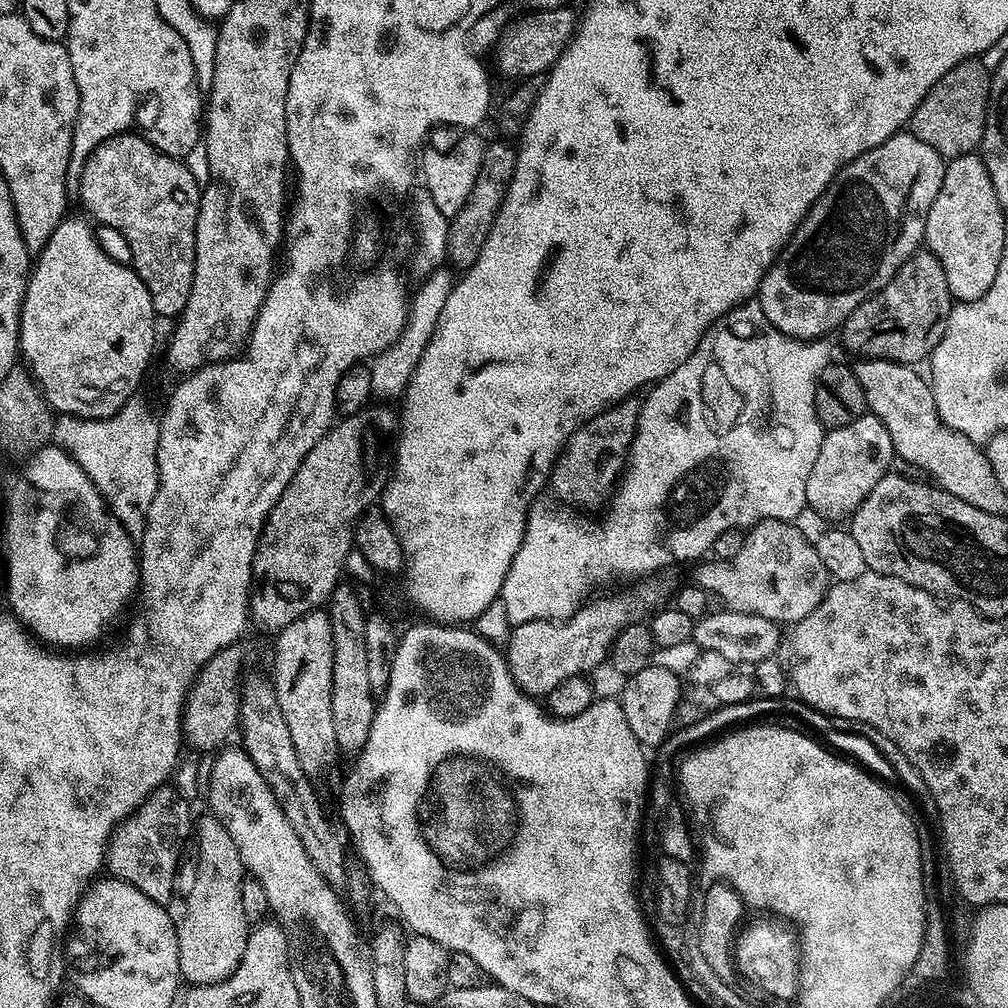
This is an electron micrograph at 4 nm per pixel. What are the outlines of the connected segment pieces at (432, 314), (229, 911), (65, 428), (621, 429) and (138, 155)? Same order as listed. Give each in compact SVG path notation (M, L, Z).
M438 266L431 269L431 272L421 284L417 292L413 293L408 311L408 322L403 328L403 334L396 339L390 347L374 356L369 363L371 370L371 386L373 393L384 395L381 397L392 398L401 395L407 388L413 373L421 361L422 354L426 346L429 345L430 338L433 337L437 328L438 318L442 314L442 309L446 306L446 301L450 296L450 290L455 284L455 277L446 266Z
M205 814L201 820L199 817L176 869L172 900L166 905L178 934L180 975L189 985L225 980L238 966L250 931L246 910L242 910L240 884L245 878L246 869L230 830L217 816Z
M129 398L112 416L104 420L82 420L79 416L61 415L50 433L51 439L70 452L86 470L103 494L112 514L129 534L143 533L148 525L148 511L160 489L160 471L156 461L156 438L160 425L140 401Z
M629 398L605 408L603 412L581 424L564 445L556 465L552 468L550 488L553 488L568 504L585 504L592 508L613 495L622 473L630 460L632 443L640 417L641 401Z
M129 130L127 132L121 132L115 136L111 136L109 140L102 141L88 156L88 161L85 162L84 170L80 175L78 191L80 191L80 200L84 203L85 210L89 212L87 215L91 217L97 225L100 223L105 224L108 228L113 228L113 230L116 231L113 233L118 234L119 239L130 242L130 254L132 255L132 263L130 266L142 278L142 282L150 294L150 302L154 306L157 317L179 317L180 311L186 306L186 298L190 298L190 290L192 289L194 266L196 265L196 219L200 213L200 193L202 191L202 187L194 180L194 176L187 168L185 161L175 156L167 156L166 153L160 152L149 140L145 140L143 136L137 134L135 131Z

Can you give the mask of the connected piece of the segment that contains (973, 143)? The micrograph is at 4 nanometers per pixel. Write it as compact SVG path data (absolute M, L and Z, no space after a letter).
M979 59L963 60L950 70L922 98L910 121L910 131L926 146L934 146L945 161L959 156L973 155L984 137L984 123L988 113L988 91L992 85L989 69Z

